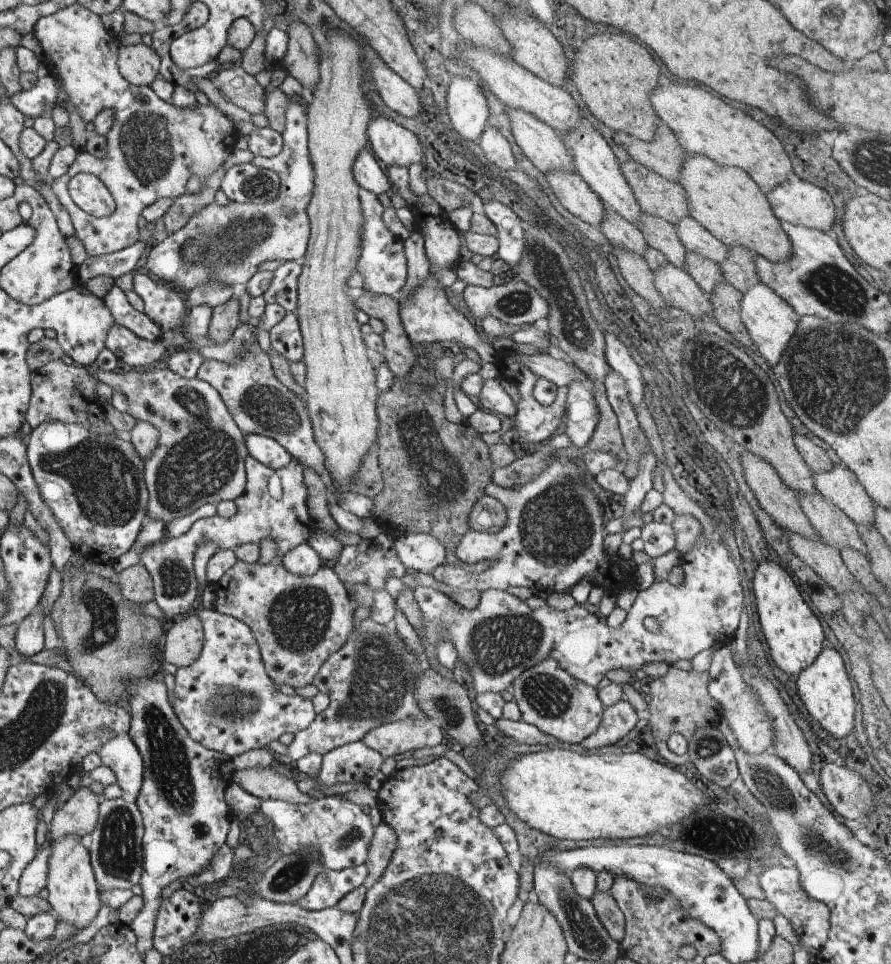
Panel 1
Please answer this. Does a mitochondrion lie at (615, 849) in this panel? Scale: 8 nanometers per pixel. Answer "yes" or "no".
no

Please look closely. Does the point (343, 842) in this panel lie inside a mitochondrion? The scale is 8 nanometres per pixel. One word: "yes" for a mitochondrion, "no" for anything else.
yes

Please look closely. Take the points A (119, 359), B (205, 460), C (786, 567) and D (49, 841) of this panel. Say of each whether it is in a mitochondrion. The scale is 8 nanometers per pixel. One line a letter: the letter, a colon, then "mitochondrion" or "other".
A: other
B: mitochondrion
C: other
D: other

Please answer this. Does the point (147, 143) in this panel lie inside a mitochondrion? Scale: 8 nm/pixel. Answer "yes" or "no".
yes

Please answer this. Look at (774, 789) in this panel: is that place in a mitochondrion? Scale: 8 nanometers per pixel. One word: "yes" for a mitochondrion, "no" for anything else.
yes

